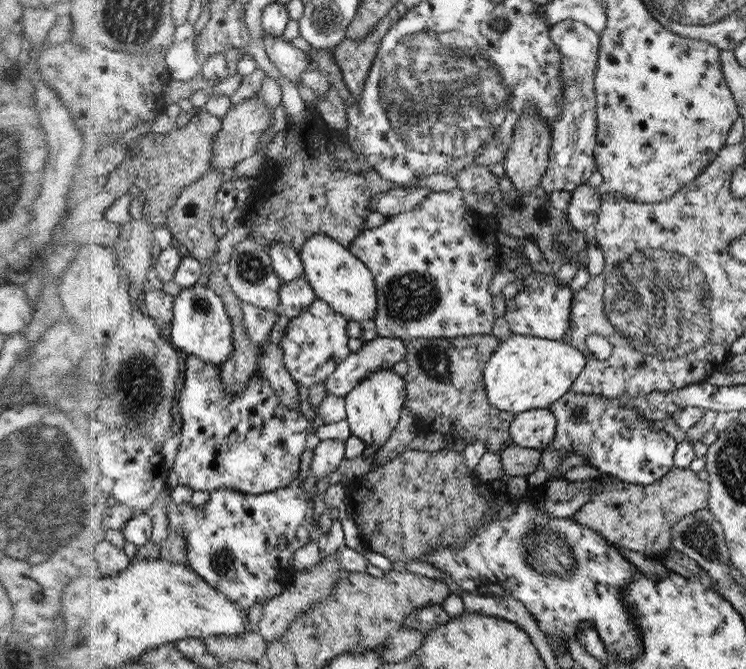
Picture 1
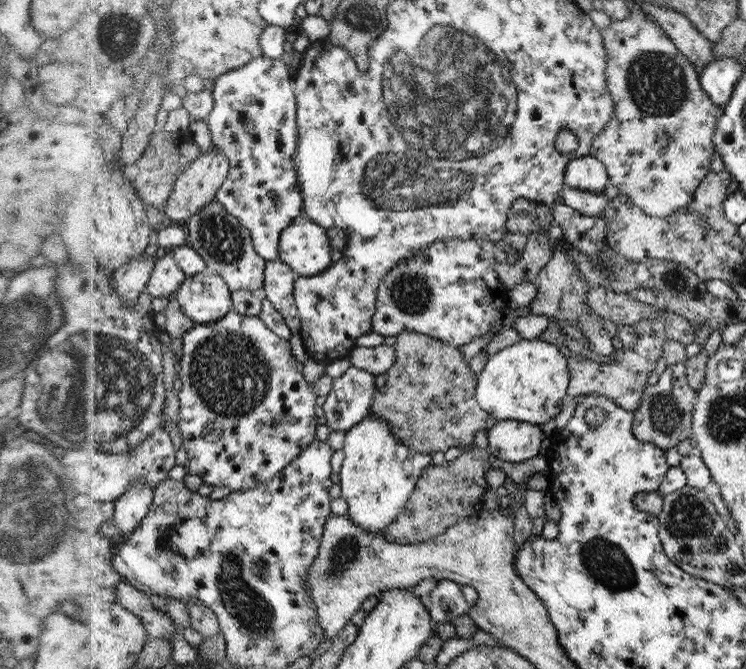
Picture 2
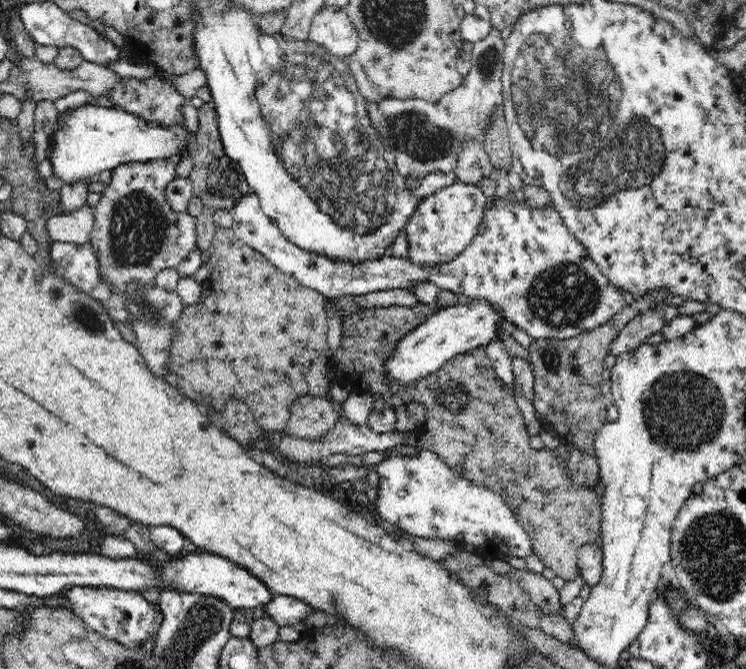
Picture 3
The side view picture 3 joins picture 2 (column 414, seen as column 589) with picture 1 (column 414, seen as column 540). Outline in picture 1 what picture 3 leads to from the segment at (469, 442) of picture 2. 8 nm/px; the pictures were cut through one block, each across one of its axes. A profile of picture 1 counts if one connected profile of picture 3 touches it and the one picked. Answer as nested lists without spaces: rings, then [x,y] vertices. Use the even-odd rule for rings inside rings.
[[[492,333],[480,334],[456,338],[422,338],[411,339],[406,342],[405,357],[408,364],[408,374],[404,376],[408,398],[405,407],[418,418],[418,424],[422,428],[428,426],[428,430],[437,427],[443,434],[453,433],[454,437],[472,440],[482,440],[488,446],[488,450],[496,453],[504,451],[506,447],[513,444],[510,426],[516,413],[502,411],[489,403],[488,393],[484,385],[484,368],[489,362],[493,352],[498,350],[500,342]]]

